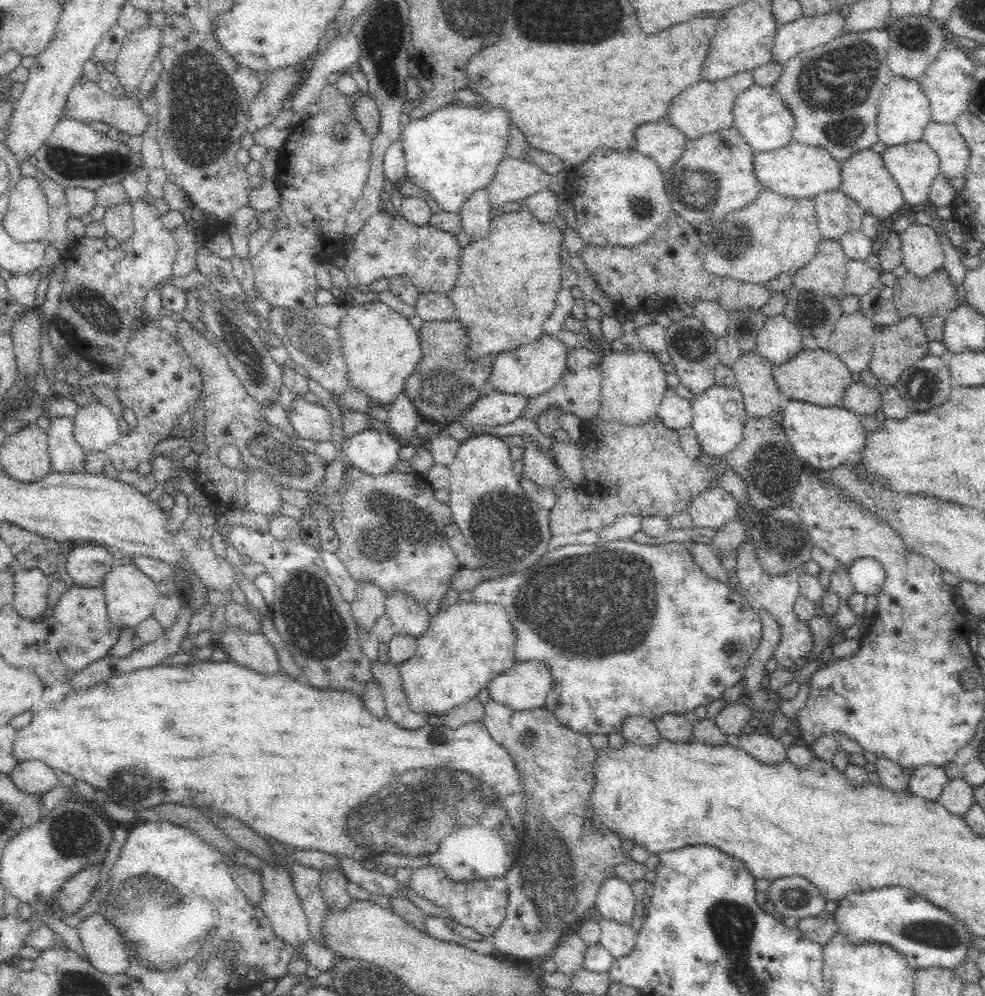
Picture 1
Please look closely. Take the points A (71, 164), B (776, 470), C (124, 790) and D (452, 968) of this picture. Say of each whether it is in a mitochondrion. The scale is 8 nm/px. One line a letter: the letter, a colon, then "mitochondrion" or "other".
A: mitochondrion
B: mitochondrion
C: mitochondrion
D: other

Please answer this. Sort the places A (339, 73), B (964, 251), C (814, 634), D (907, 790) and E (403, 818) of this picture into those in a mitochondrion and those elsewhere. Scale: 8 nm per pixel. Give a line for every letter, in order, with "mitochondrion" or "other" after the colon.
A: other
B: other
C: other
D: other
E: mitochondrion

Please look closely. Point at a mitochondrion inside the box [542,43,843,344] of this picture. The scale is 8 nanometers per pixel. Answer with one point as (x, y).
(692, 192)

